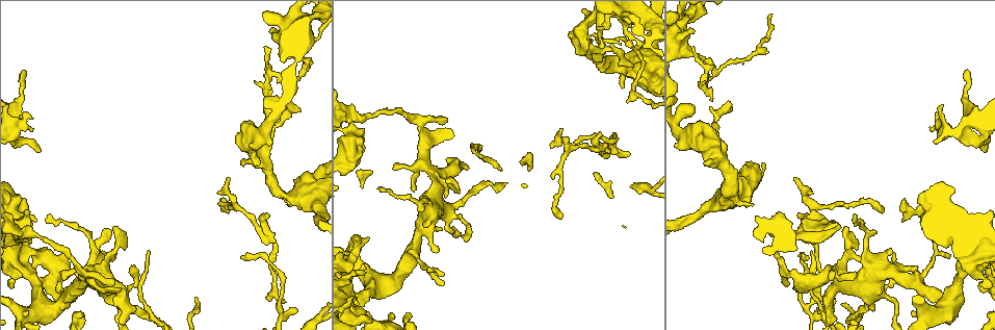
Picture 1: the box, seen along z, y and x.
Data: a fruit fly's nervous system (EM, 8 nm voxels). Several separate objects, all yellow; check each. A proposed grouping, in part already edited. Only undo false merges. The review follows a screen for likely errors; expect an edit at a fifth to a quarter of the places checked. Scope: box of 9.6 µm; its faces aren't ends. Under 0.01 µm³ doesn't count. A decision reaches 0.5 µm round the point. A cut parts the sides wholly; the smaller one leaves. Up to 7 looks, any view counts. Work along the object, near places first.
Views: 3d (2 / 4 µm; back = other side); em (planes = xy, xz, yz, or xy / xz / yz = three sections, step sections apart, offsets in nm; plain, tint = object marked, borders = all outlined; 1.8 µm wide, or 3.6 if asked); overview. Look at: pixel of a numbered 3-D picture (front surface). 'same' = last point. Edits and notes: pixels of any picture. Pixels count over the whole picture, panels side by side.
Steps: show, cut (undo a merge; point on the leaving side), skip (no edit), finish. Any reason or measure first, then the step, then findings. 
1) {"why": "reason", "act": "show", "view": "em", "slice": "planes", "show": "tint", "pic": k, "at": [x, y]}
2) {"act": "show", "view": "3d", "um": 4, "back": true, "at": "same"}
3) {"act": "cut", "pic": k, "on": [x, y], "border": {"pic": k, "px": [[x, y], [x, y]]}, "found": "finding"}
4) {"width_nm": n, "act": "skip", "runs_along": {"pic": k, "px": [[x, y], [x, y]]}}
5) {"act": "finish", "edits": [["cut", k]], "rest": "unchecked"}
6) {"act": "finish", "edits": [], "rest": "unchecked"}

{"why": "small branch off a trunk", "act": "show", "view": "em", "slice": "planes", "show": "tint", "pic": 1, "at": [355, 119]}

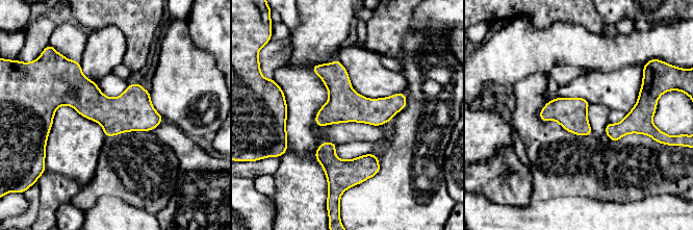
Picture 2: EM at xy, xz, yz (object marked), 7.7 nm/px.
{"act": "skip", "runs_along": {"pic": 2, "px": [[52, 110], [60, 100], [87, 100], [159, 119]]}, "found": "continuous, no second neuron"}

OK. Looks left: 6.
{"why": "three-way junction", "act": "show", "view": "em", "slice": "planes", "show": "plain", "pic": 1, "at": [576, 41]}

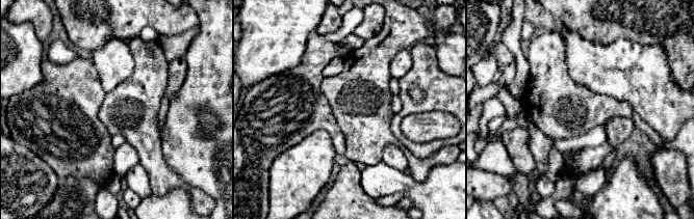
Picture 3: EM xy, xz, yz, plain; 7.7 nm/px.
{"why": "where the object lies", "act": "show", "view": "em", "slice": "planes", "show": "tint", "at": "same"}

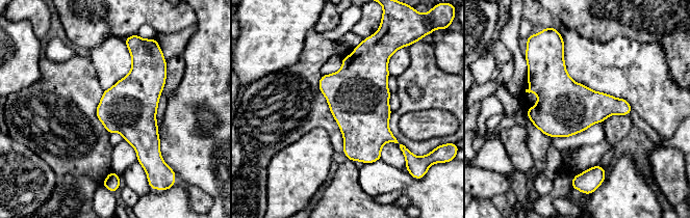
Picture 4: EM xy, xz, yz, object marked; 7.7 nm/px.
{"width_nm": 420, "act": "skip", "found": "one neuron here"}

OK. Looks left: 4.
{"why": "abrupt turn", "act": "show", "view": "em", "um": 3.6, "slice": "xy", "step": 4, "show": "tint", "pic": 1, "at": [624, 23]}

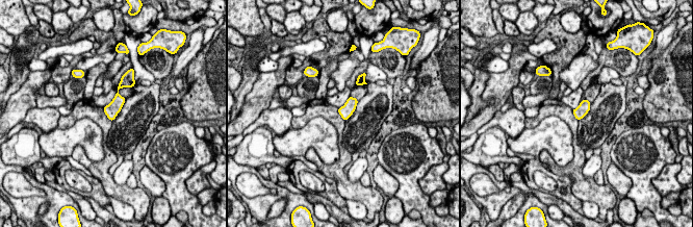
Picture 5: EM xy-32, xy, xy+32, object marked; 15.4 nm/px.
{"act": "show", "view": "em", "um": 3.6, "slice": "planes", "show": "tint", "at": "same"}

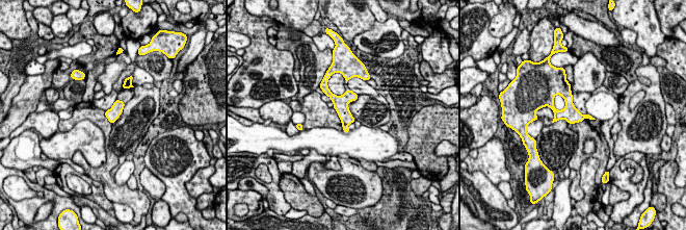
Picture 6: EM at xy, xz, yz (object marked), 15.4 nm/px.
{"act": "cut", "pic": 6, "on": [345, 128], "border": {"pic": 6, "px": [[342, 123], [346, 125]]}, "found": "two neurons meet here"}

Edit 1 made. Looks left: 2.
{"act": "finish", "edits": [["cut", 6]], "rest": "unchecked"}

